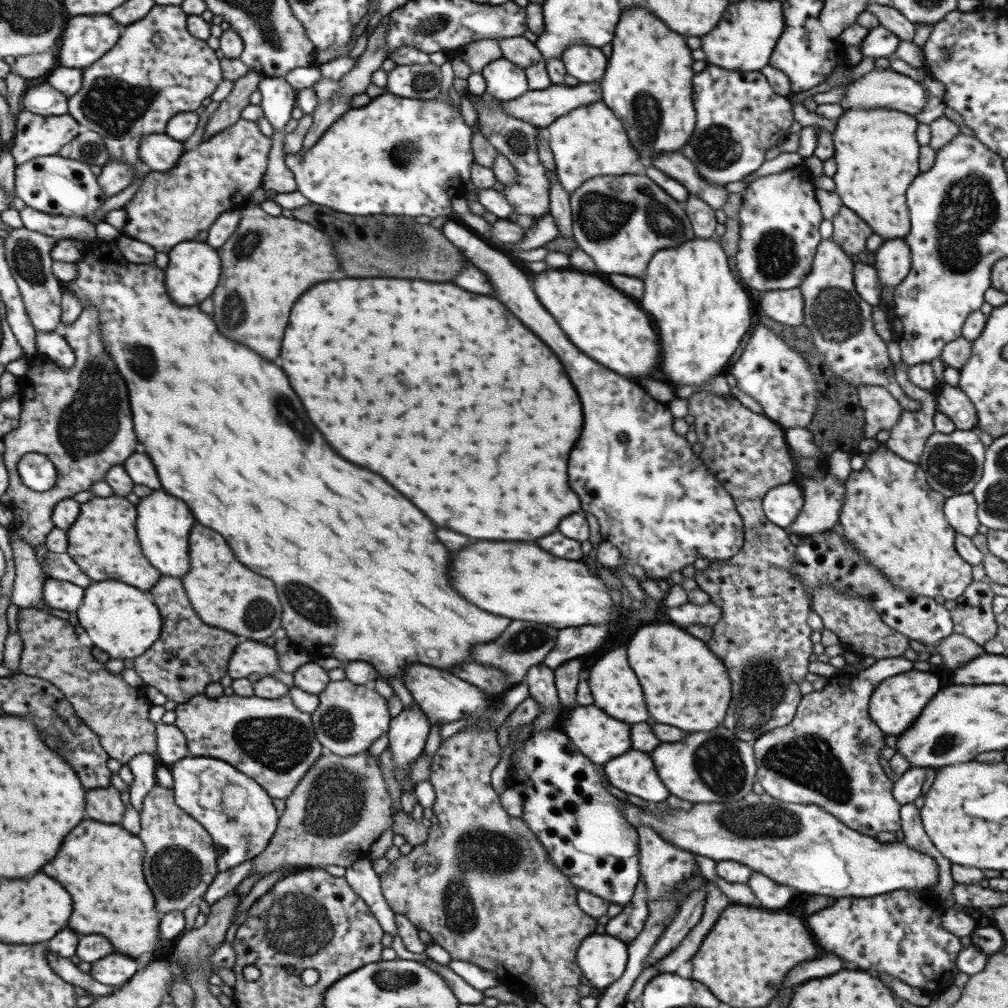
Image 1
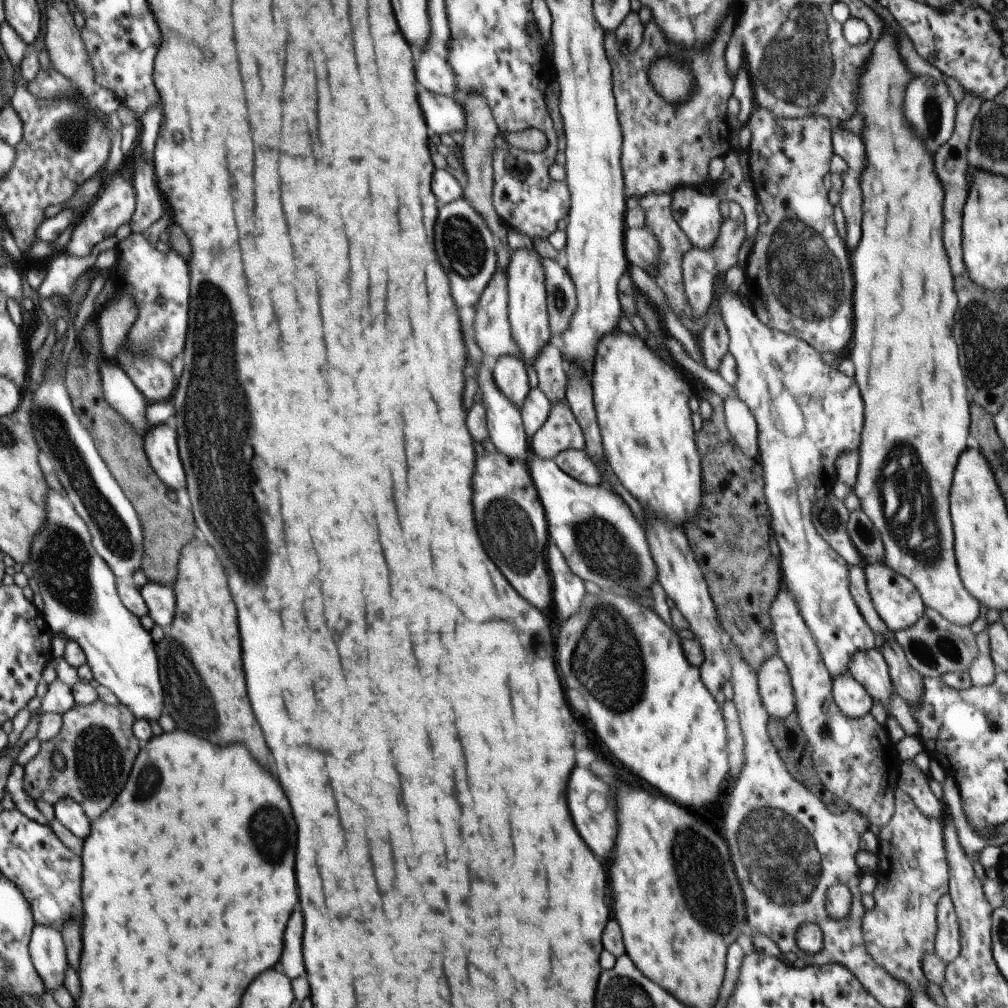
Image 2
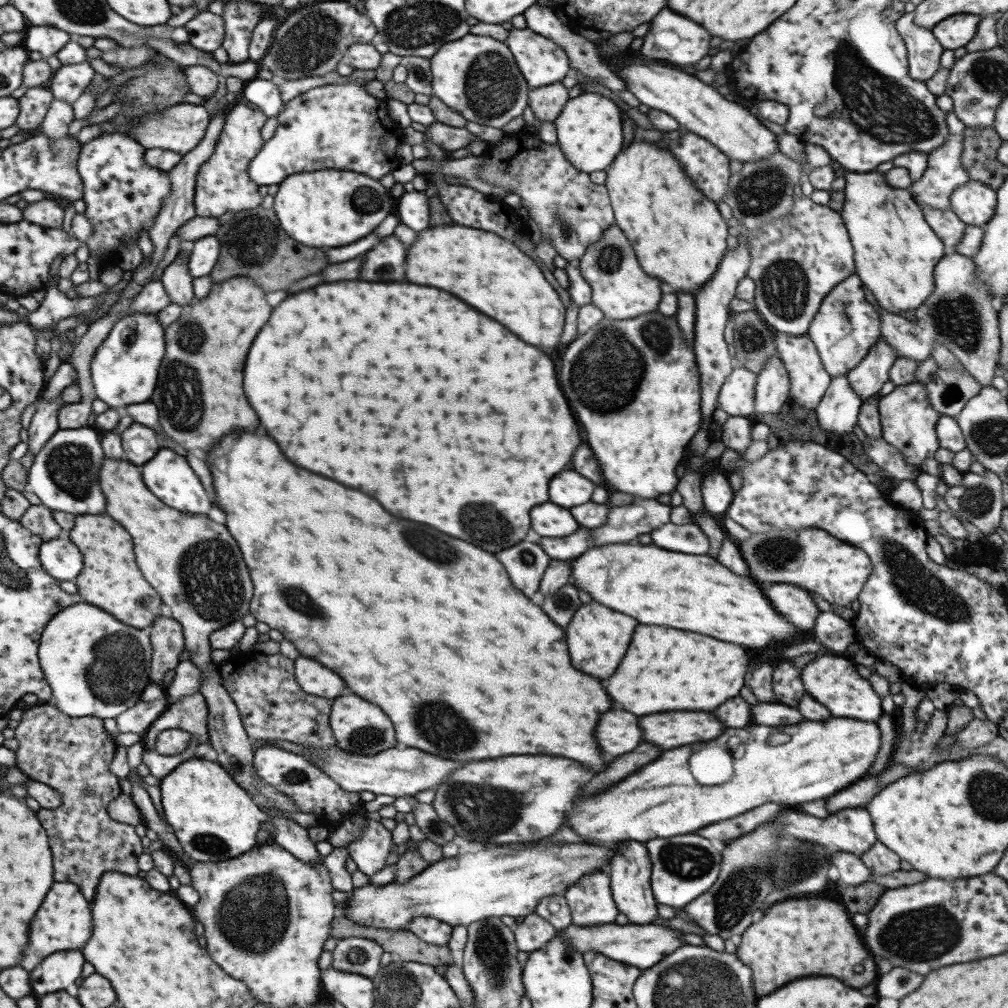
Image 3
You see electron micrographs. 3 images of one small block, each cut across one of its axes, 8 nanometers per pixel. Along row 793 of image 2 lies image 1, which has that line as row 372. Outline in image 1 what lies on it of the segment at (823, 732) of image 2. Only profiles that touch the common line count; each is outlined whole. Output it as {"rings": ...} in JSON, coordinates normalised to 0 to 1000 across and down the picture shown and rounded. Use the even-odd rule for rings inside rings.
{"rings":[[[814,237],[811,243],[804,269],[793,281],[797,294],[797,321],[803,327],[807,343],[814,351],[818,363],[828,375],[844,383],[872,383],[892,400],[896,408],[907,408],[914,401],[902,395],[887,377],[887,361],[880,353],[880,342],[868,330],[864,318],[864,303],[848,290],[846,259],[827,239]]]}

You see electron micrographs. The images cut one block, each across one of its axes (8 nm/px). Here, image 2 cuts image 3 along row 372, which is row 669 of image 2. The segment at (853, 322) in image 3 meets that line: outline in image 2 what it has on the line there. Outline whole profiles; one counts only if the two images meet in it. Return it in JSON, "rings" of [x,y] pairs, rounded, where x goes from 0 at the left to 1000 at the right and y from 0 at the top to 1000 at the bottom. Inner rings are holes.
{"rings":[[[717,278],[715,290],[713,292],[713,302],[715,304],[714,315],[719,322],[722,333],[722,349],[728,355],[730,363],[730,378],[727,381],[730,393],[741,404],[741,407],[747,412],[748,418],[750,419],[753,453],[752,459],[755,461],[755,465],[757,465],[757,489],[764,515],[764,525],[767,527],[769,537],[771,537],[771,541],[773,542],[774,552],[772,555],[772,562],[774,564],[775,579],[777,579],[790,596],[793,610],[795,611],[797,618],[803,623],[804,629],[809,635],[811,644],[813,645],[821,669],[824,673],[830,672],[832,669],[840,667],[841,656],[849,646],[865,645],[870,642],[870,637],[867,635],[866,627],[854,612],[854,609],[851,607],[851,604],[843,591],[841,585],[840,560],[836,557],[836,554],[832,550],[829,550],[823,544],[823,541],[808,526],[804,511],[809,496],[814,495],[817,491],[823,489],[826,480],[829,478],[827,456],[831,450],[834,447],[843,447],[844,445],[851,444],[854,429],[854,415],[856,415],[856,401],[854,401],[852,385],[850,385],[850,381],[848,381],[846,374],[838,373],[831,366],[824,365],[821,361],[816,360],[813,357],[813,351],[808,345],[805,345],[800,339],[755,321],[745,306],[735,303],[731,291],[723,292],[723,290],[719,288]]]}

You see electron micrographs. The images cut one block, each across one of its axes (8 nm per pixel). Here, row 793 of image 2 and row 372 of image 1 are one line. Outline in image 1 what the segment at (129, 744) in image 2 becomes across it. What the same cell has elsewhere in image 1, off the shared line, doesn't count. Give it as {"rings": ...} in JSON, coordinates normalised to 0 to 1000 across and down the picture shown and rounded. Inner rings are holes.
{"rings":[[[82,303],[76,316],[70,322],[64,322],[62,328],[62,334],[73,351],[72,362],[62,366],[40,352],[28,353],[29,364],[25,372],[16,375],[17,388],[21,391],[17,424],[1,434],[4,442],[2,454],[7,464],[5,499],[15,513],[15,518],[13,516],[7,526],[25,535],[33,546],[45,538],[45,531],[54,523],[50,512],[57,497],[81,486],[88,487],[88,480],[103,476],[106,464],[122,460],[122,456],[136,444],[126,385],[112,357],[102,346],[94,305]],[[29,448],[42,450],[52,458],[57,474],[53,483],[35,488],[20,477],[16,462],[19,454]]]}

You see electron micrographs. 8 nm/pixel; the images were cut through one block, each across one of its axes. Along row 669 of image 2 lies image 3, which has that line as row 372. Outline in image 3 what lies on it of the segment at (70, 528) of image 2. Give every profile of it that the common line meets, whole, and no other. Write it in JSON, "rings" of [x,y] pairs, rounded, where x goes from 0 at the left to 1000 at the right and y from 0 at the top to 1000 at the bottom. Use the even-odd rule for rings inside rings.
{"rings":[[[134,310],[114,317],[88,358],[94,395],[104,399],[108,406],[115,407],[126,401],[148,398],[156,380],[163,344],[163,326],[156,317],[156,312]]]}

